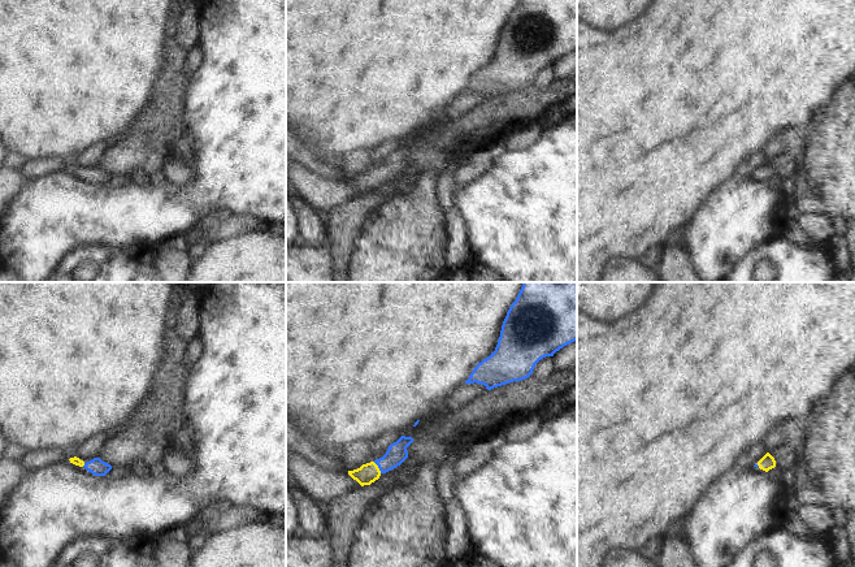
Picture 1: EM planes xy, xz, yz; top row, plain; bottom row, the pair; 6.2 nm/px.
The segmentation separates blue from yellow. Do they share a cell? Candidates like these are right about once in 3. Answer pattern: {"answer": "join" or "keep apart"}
{"answer": "join"}

